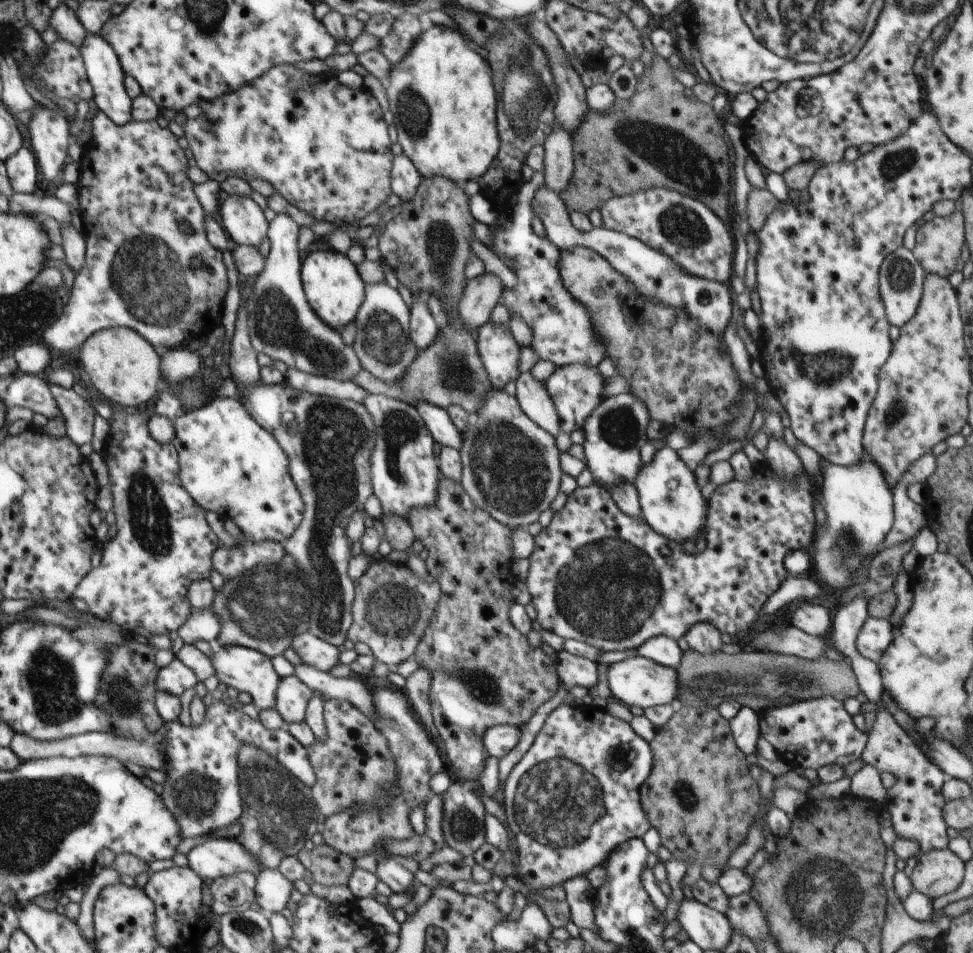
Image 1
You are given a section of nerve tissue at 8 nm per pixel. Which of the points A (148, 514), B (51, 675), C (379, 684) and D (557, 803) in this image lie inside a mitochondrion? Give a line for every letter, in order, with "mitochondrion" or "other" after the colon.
A: mitochondrion
B: mitochondrion
C: other
D: mitochondrion

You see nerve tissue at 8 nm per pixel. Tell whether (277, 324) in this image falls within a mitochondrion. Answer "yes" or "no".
yes

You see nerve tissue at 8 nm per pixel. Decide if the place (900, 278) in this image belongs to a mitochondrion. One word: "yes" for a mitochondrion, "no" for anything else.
yes

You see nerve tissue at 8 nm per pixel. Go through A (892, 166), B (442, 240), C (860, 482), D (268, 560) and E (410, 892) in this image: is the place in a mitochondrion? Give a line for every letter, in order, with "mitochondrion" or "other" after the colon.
A: mitochondrion
B: mitochondrion
C: other
D: mitochondrion
E: other

